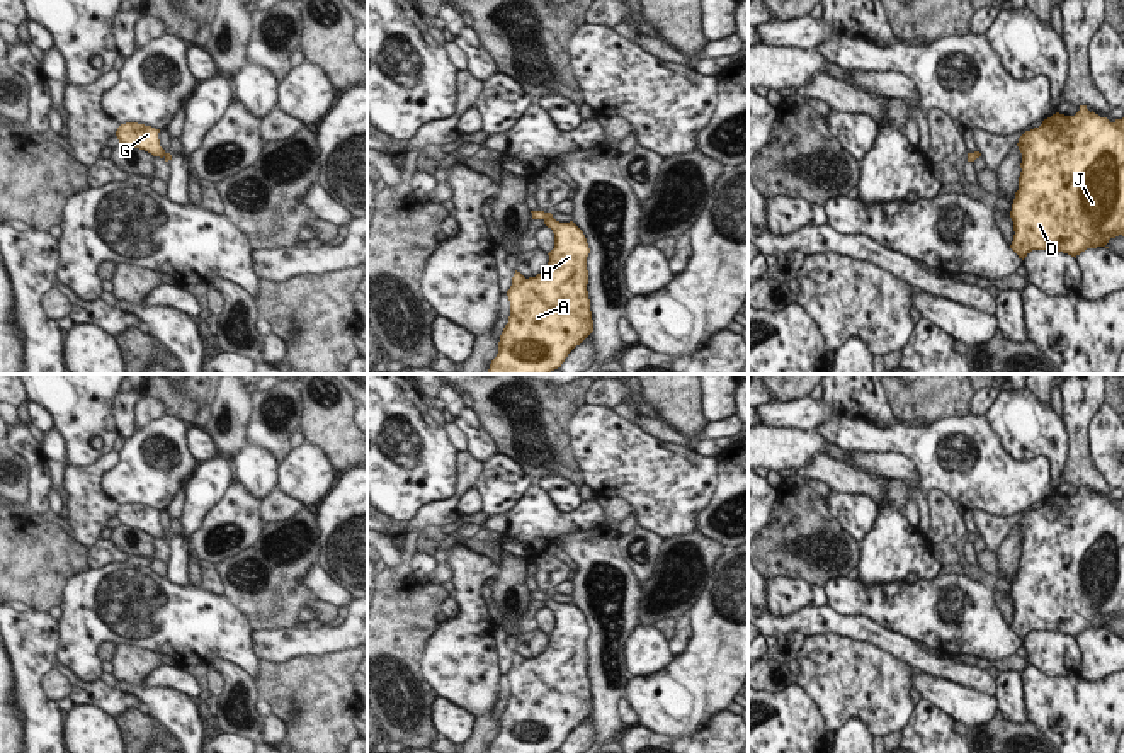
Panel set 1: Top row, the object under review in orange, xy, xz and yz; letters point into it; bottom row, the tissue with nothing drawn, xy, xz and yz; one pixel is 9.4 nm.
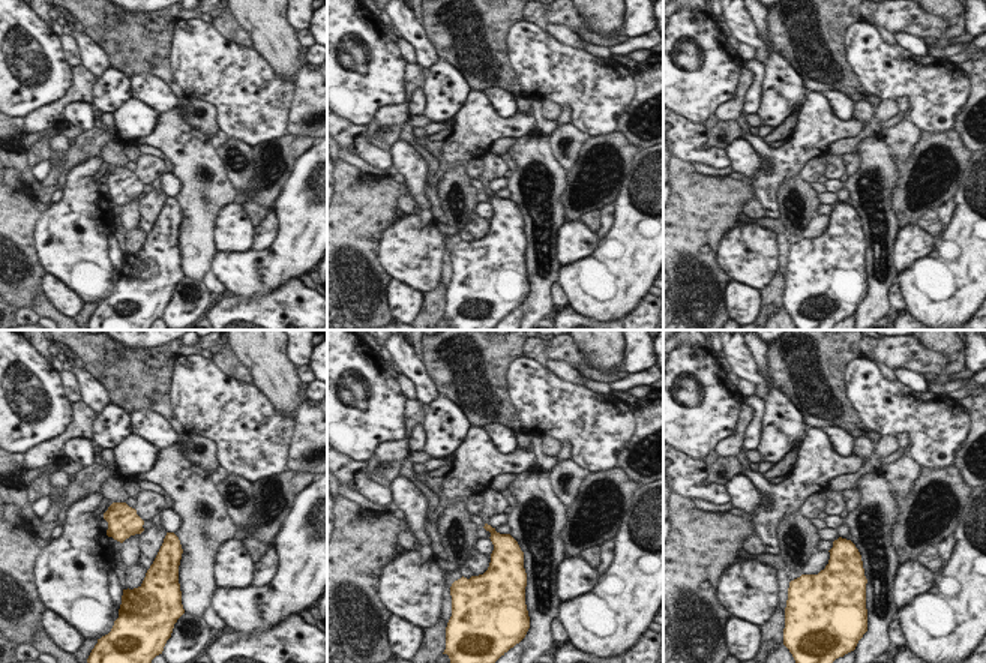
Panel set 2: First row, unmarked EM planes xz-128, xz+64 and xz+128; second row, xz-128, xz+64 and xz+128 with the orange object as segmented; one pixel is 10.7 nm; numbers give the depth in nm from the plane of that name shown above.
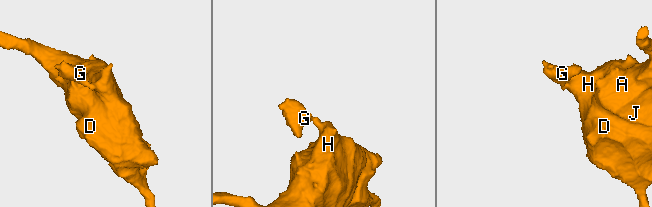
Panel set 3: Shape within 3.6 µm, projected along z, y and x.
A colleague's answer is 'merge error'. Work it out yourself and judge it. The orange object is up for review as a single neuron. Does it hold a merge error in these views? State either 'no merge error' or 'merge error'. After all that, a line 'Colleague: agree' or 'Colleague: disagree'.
no merge error
Colleague: disagree

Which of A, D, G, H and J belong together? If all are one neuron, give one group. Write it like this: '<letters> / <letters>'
A D G H J

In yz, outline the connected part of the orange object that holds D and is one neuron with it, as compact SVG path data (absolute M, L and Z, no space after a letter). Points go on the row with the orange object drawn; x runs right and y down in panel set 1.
M1080 105L1075 116L1056 112L1039 128L1025 131L1017 146L1022 172L1010 211L1015 231L1010 248L1019 258L1024 260L1032 250L1063 252L1076 258L1087 248L1109 248L1110 238L1124 236L1124 117L1110 122Z

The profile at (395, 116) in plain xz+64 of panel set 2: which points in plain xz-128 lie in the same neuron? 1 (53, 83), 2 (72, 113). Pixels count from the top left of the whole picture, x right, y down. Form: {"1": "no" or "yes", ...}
{"1": "no", "2": "no"}

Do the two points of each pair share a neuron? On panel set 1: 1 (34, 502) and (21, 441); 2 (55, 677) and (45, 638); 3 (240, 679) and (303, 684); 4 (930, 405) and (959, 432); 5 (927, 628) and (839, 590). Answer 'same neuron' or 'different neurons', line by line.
1: same neuron
2: different neurons
3: different neurons
4: different neurons
5: same neuron

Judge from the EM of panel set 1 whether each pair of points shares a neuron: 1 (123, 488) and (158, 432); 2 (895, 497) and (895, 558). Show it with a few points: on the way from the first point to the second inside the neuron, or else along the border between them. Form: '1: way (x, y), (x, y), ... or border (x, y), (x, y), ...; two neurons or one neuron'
1: way (136, 475), (155, 456), (155, 446); one neuron
2: way (893, 512), (893, 543); one neuron

